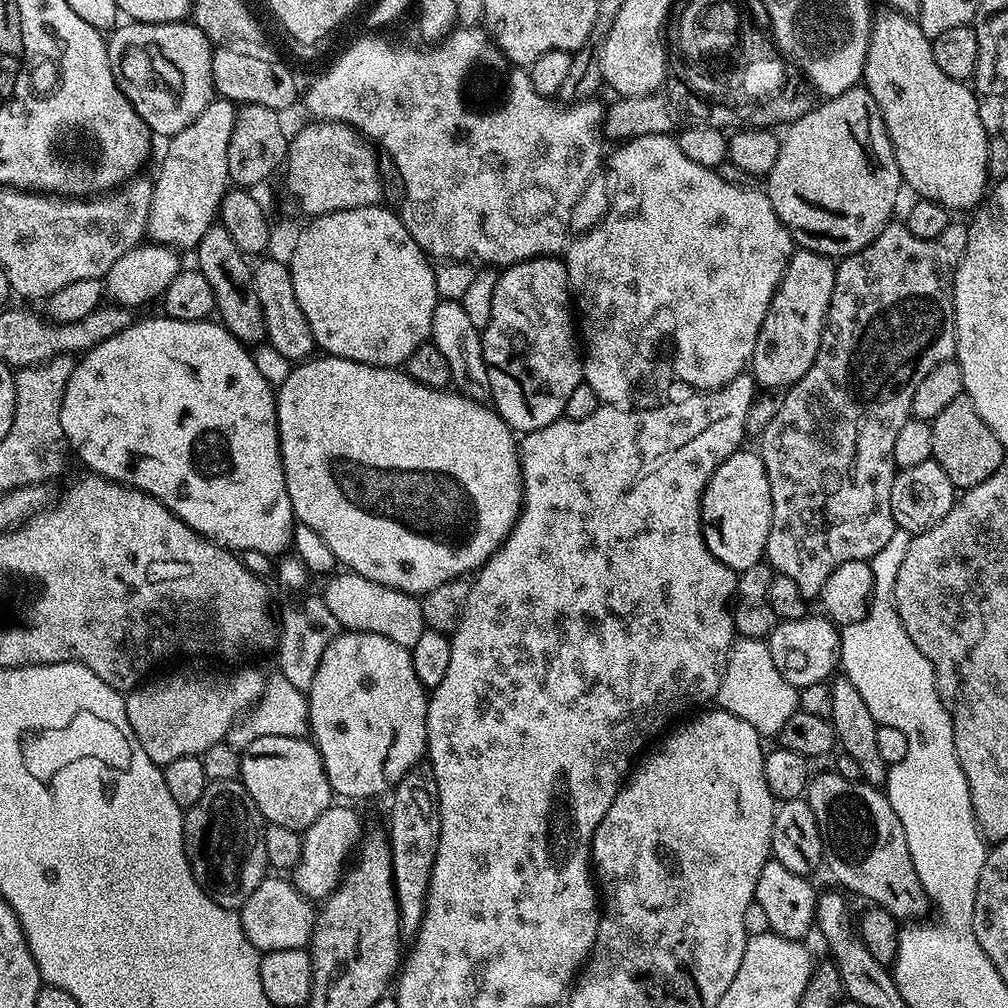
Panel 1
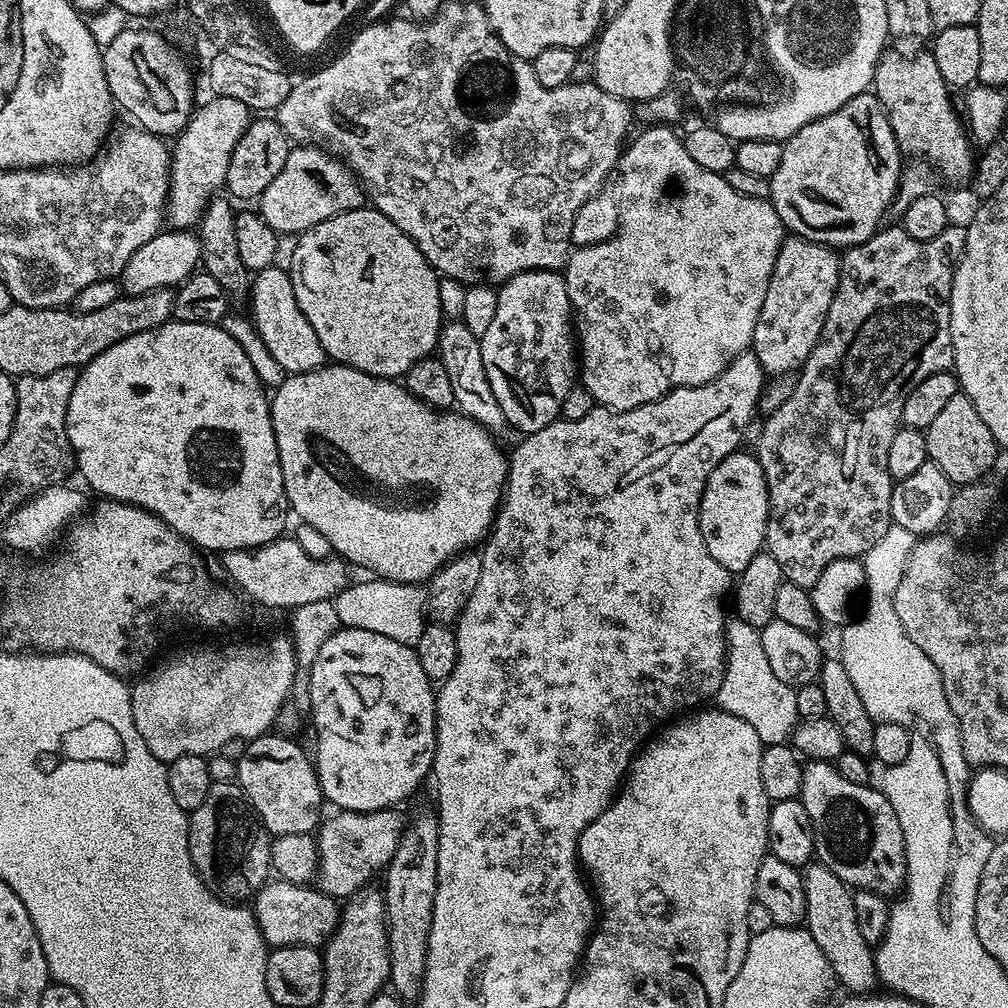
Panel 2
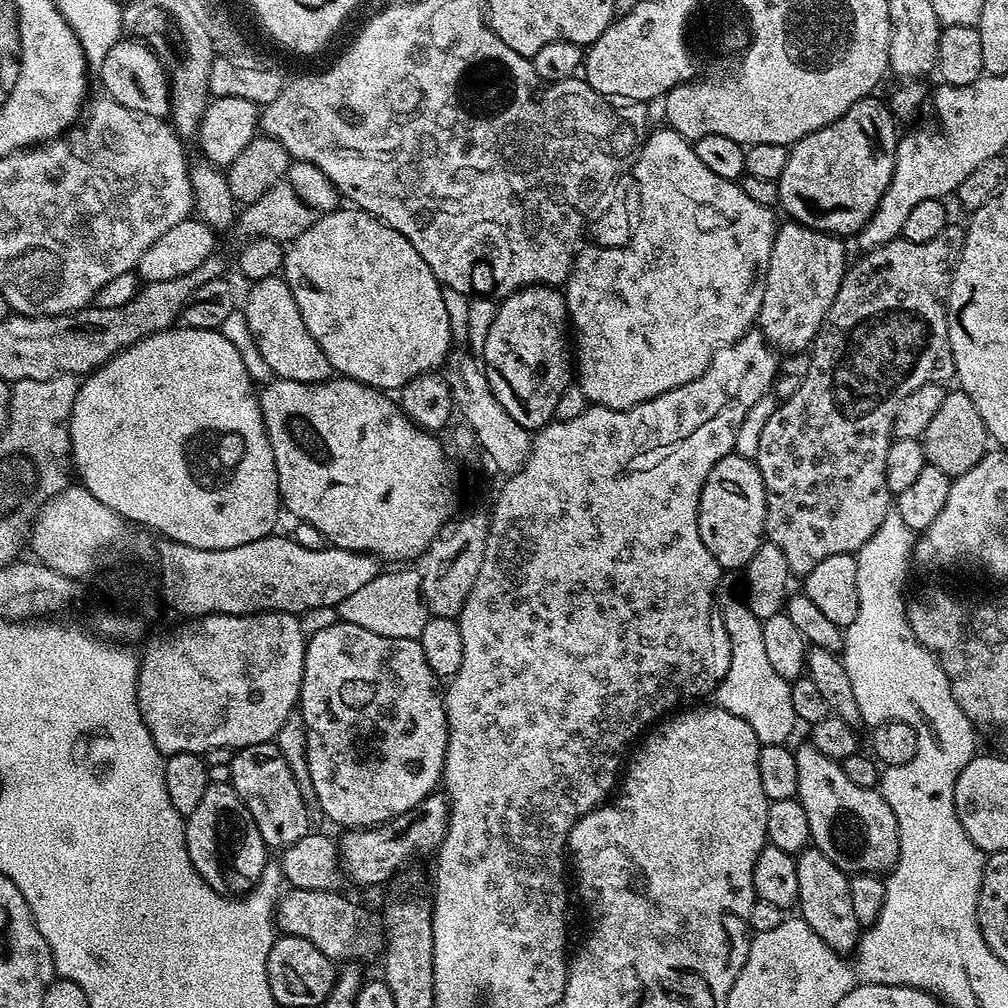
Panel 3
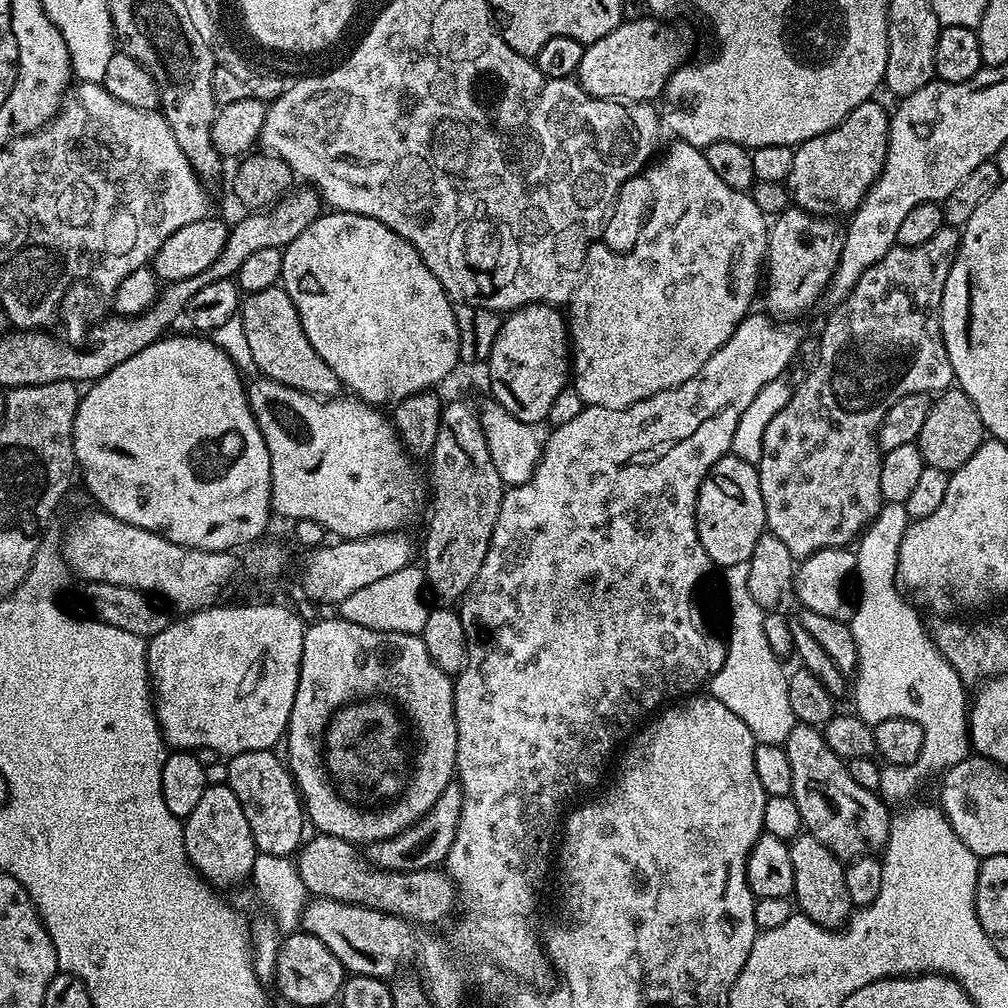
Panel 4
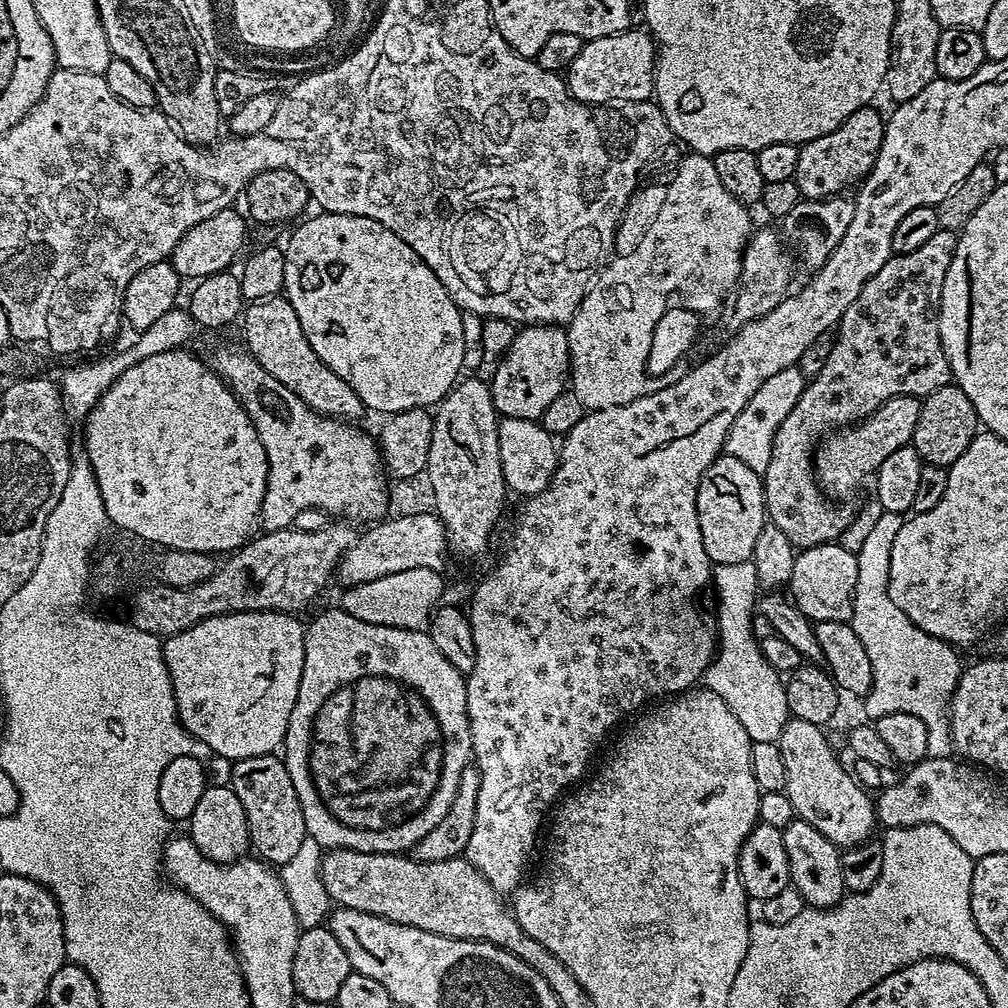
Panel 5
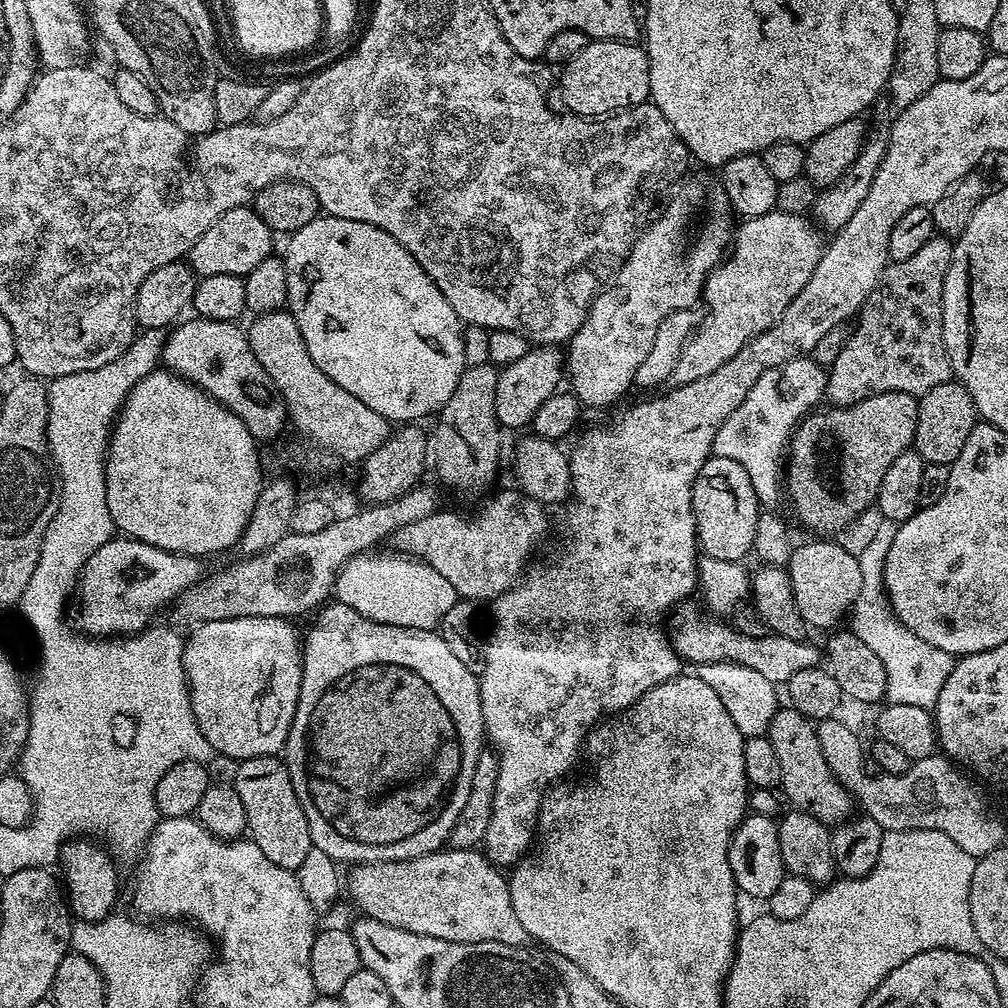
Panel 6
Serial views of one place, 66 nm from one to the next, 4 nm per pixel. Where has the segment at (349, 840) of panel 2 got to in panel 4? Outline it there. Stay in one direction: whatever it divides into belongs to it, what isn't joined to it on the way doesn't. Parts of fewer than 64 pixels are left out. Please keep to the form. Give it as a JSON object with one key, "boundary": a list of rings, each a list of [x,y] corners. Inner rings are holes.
{"boundary":[[[449,786],[416,824],[404,828],[391,840],[380,840],[377,844],[367,845],[368,859],[376,867],[391,872],[421,872],[427,868],[440,868],[447,861],[450,846],[454,846],[454,836],[458,834],[458,824],[462,818],[463,801],[464,791],[459,786]]]}

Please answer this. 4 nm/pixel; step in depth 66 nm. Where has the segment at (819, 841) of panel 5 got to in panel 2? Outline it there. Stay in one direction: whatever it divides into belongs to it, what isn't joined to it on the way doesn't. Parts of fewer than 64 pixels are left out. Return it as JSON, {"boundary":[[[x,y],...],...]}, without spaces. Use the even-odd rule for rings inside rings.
{"boundary":[[[813,862],[803,869],[804,889],[806,890],[806,914],[808,932],[818,942],[818,950],[826,954],[830,962],[835,983],[845,988],[848,994],[872,994],[877,991],[876,958],[873,945],[862,938],[858,931],[858,917],[854,914],[853,889],[849,888],[834,870],[825,864]]]}

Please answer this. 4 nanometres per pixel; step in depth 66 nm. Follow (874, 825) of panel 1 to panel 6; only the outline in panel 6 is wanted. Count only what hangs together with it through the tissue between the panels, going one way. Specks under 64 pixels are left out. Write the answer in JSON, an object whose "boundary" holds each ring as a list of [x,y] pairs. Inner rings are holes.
{"boundary":[[[777,707],[767,730],[767,738],[778,753],[778,766],[782,766],[780,788],[793,809],[818,818],[823,824],[843,822],[853,815],[854,800],[831,774],[819,746],[817,725],[805,718],[794,707]]]}

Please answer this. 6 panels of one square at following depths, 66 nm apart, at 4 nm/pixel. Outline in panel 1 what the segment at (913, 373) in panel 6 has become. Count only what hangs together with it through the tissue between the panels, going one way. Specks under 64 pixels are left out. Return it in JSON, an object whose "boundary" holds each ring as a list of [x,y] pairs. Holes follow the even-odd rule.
{"boundary":[[[890,222],[878,234],[878,238],[874,238],[874,242],[870,242],[862,250],[858,250],[854,254],[843,257],[843,259],[836,264],[833,296],[830,298],[828,314],[825,318],[824,332],[821,334],[821,344],[818,346],[817,357],[814,358],[813,365],[810,366],[810,370],[808,370],[806,374],[803,374],[801,380],[785,391],[784,401],[778,410],[778,415],[770,421],[770,426],[766,426],[764,433],[758,437],[758,444],[760,444],[760,448],[758,447],[758,454],[764,463],[766,478],[770,482],[770,498],[772,499],[772,521],[770,522],[770,534],[768,535],[766,546],[764,547],[764,554],[767,563],[771,565],[771,567],[775,569],[779,575],[785,576],[786,578],[794,578],[794,582],[798,586],[798,590],[802,590],[802,594],[806,598],[819,597],[820,591],[822,591],[826,586],[826,578],[830,578],[830,574],[834,574],[834,570],[838,570],[838,566],[842,566],[842,562],[850,562],[851,560],[871,561],[872,556],[874,554],[878,554],[878,550],[882,550],[882,546],[886,546],[886,542],[890,542],[890,538],[896,533],[897,526],[894,522],[892,507],[890,506],[890,490],[894,486],[894,478],[896,477],[896,473],[898,471],[896,463],[894,462],[894,442],[898,438],[898,430],[902,430],[902,426],[906,426],[906,422],[912,416],[914,390],[922,383],[922,378],[926,378],[926,374],[930,374],[930,370],[934,370],[934,366],[938,366],[944,360],[951,360],[956,355],[956,307],[954,306],[952,291],[954,290],[954,278],[956,277],[956,271],[960,265],[961,258],[964,257],[964,251],[966,250],[967,245],[968,224],[964,222],[962,222],[962,224],[956,224],[956,222],[949,223],[948,228],[946,230],[942,230],[942,234],[938,234],[938,238],[936,240],[914,238],[914,234],[910,234],[910,230],[903,222]]]}

